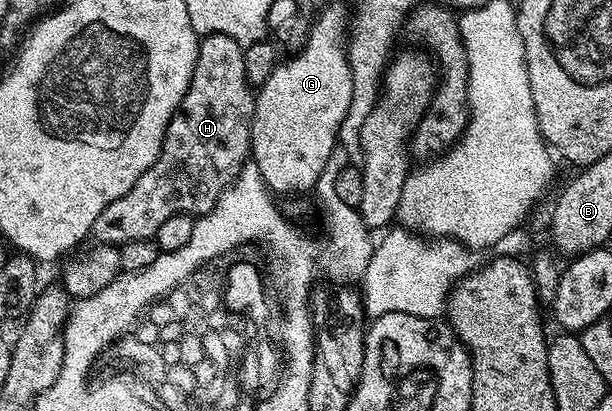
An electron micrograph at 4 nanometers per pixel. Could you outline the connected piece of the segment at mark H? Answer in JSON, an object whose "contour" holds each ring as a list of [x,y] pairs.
{"contour":[[[212,32],[209,36],[201,37],[196,66],[192,70],[192,82],[168,122],[156,162],[152,162],[152,166],[148,166],[148,170],[136,178],[136,186],[132,186],[128,194],[116,198],[116,202],[108,205],[100,218],[96,218],[92,229],[93,239],[99,244],[115,246],[133,240],[153,240],[156,230],[160,230],[160,226],[172,218],[172,214],[190,214],[197,218],[211,212],[220,194],[238,177],[242,165],[251,159],[250,131],[255,95],[255,89],[244,74],[243,45],[236,43],[230,36],[225,36],[223,32]]]}

